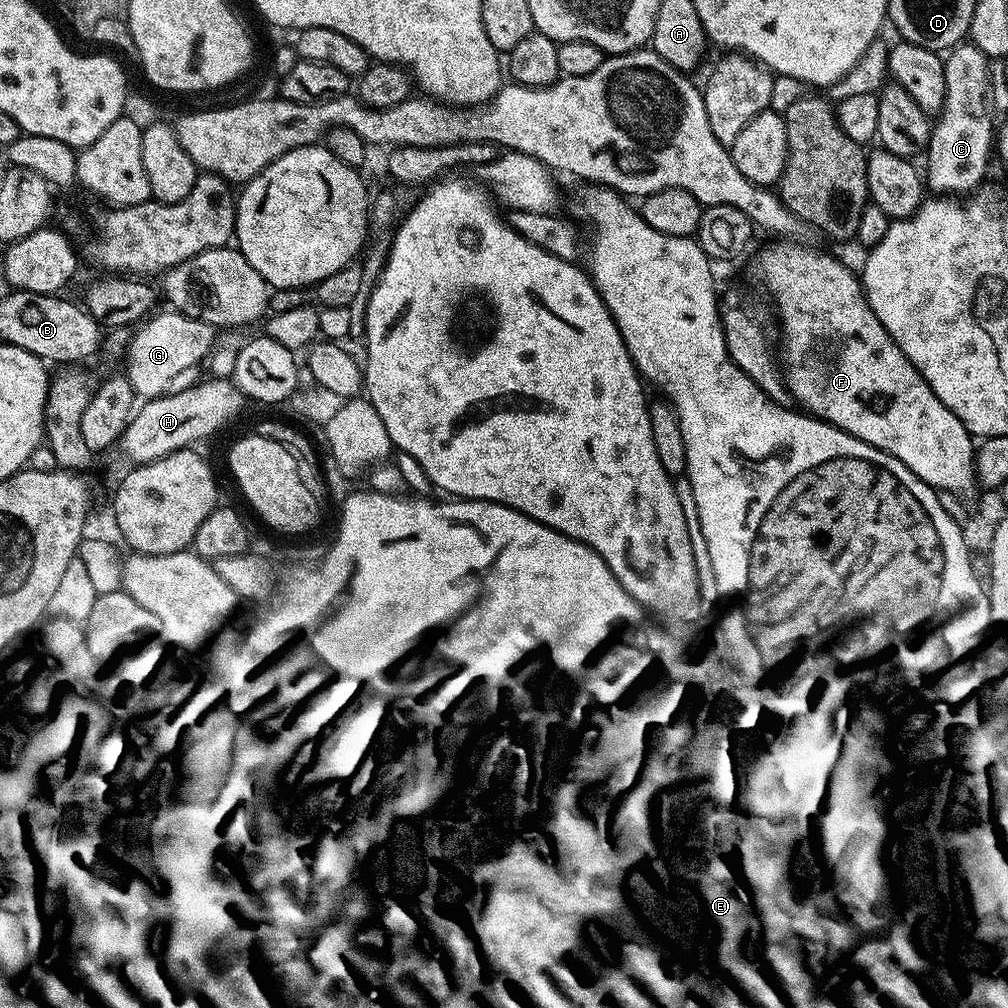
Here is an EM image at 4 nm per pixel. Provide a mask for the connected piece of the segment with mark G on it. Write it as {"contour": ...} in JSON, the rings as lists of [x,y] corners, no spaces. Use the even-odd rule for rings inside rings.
{"contour":[[[175,310],[167,311],[155,313],[135,329],[124,356],[128,381],[143,399],[167,395],[172,388],[170,382],[199,363],[201,365],[215,344],[216,330],[211,324]]]}

